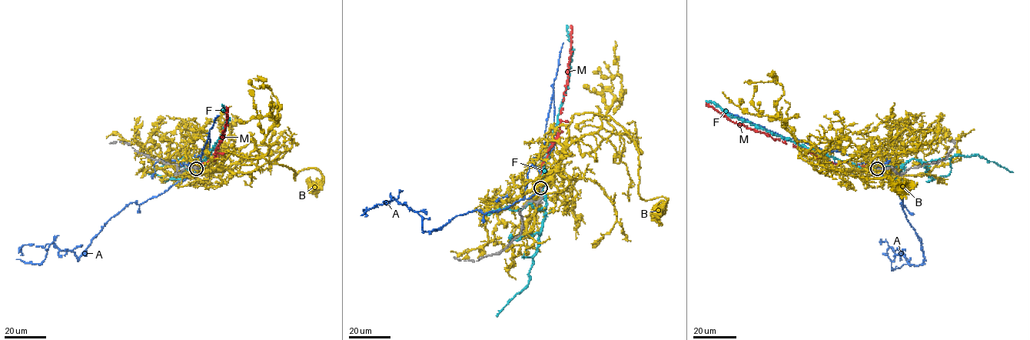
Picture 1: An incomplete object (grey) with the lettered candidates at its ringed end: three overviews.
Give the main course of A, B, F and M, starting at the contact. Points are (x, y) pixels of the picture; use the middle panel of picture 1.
A: (540, 190), (539, 162), (554, 145), (553, 95), (545, 141), (529, 167), (524, 196), (496, 201)
B: (540, 187), (564, 147), (571, 117), (599, 114), (632, 139), (638, 194), (663, 197), (658, 210)
F: (540, 188), (543, 184), (543, 166), (568, 81), (572, 46), (566, 25)
M: (540, 188), (545, 158), (561, 123), (562, 101), (566, 95), (564, 91), (570, 58), (570, 24)

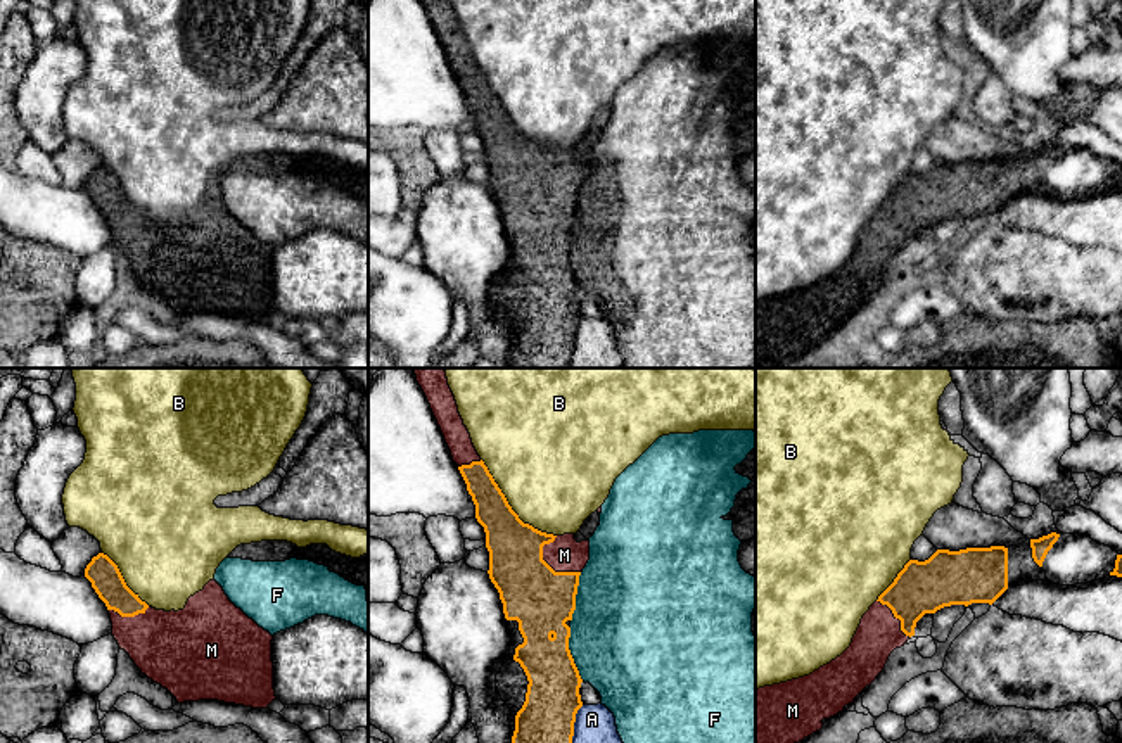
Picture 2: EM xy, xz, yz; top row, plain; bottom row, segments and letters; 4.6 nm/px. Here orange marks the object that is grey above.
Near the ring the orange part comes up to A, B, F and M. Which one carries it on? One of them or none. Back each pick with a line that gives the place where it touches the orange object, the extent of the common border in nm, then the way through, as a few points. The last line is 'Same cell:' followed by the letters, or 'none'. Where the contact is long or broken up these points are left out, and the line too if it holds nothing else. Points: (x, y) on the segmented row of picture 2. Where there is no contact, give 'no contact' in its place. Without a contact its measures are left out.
M: meets orange in xz at (554, 571); contact 220 nm long
Same cell: M

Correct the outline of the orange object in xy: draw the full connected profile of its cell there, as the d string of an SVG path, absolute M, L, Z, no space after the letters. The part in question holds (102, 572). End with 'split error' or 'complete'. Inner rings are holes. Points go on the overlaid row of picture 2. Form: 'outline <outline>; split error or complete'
outline M99 553L85 577L105 603L112 636L135 665L178 703L218 700L268 708L273 689L273 636L237 608L213 579L183 610L156 610Z; split error

